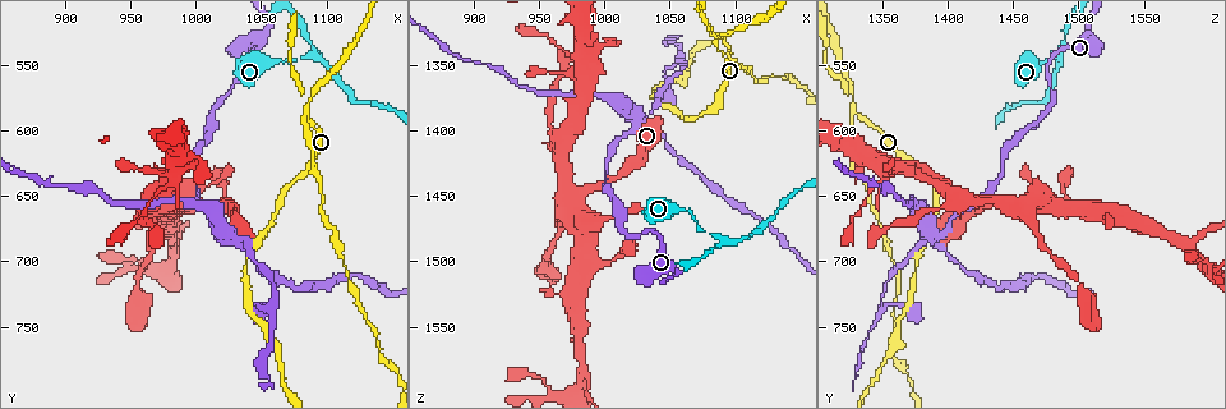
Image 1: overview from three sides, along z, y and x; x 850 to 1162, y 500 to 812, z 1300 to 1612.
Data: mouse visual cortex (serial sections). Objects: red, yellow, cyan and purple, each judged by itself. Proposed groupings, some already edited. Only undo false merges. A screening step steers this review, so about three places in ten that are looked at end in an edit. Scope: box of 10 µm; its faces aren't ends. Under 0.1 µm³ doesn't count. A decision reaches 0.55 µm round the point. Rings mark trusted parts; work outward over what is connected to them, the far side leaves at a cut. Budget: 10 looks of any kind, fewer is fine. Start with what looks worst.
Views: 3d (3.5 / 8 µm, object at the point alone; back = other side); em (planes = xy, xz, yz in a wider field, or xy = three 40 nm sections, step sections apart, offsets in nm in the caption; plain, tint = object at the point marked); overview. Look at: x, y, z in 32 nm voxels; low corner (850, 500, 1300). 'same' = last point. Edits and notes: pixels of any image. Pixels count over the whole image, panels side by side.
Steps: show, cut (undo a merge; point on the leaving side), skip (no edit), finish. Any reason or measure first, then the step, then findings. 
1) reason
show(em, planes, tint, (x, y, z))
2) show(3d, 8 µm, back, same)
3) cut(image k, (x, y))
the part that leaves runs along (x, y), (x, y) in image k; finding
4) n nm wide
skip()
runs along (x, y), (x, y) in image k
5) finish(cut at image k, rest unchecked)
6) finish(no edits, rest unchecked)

thin neck
show(3d, 3.5 µm, (1084, 586, 1330))

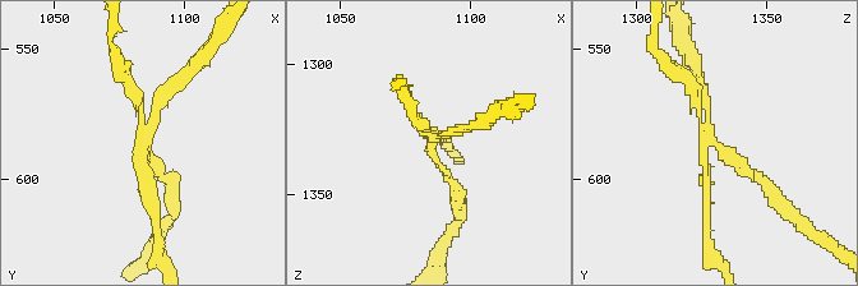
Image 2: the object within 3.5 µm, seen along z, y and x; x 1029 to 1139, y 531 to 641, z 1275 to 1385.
4 arms; arms of 100, 150, 150, 150 nm; shape alone is not enough
show(em, xy, step 1, tint, (1084, 586, 1328))

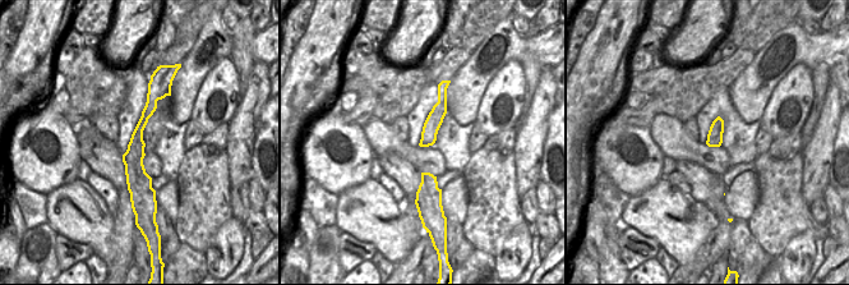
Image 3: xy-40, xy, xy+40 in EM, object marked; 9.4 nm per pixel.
150 nm wide
cut(image 2, (688, 87))
the part that leaves runs along (706, 147), (706, 241), (723, 264) in image 2; two cells meet here

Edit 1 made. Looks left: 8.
see it whole again
show(overview)

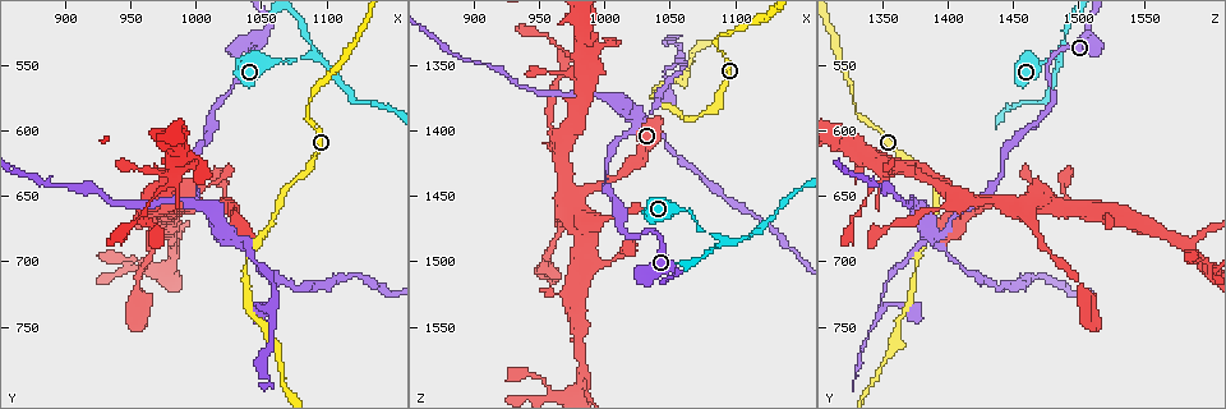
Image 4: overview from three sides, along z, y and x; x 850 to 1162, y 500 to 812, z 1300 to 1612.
abrupt turn
show(3d, 3.5 µm, (1024, 678, 1390))

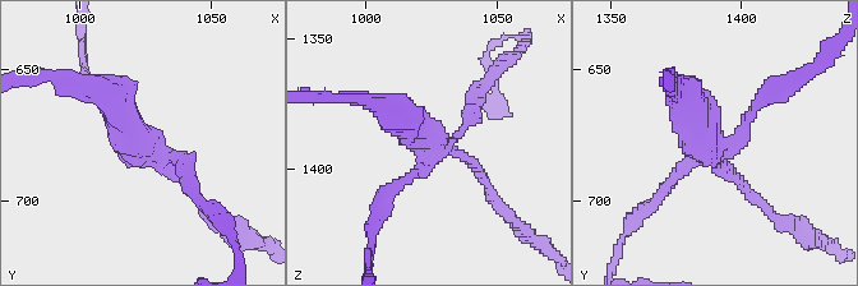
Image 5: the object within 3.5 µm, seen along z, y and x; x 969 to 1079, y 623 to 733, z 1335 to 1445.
show(em, xy, step 1, plain, (1025, 680, 1390))

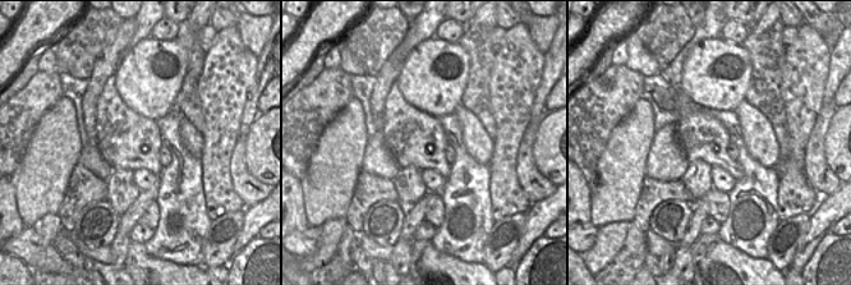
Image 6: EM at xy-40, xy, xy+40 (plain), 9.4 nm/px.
show(em, xy, step 1, tint, same)

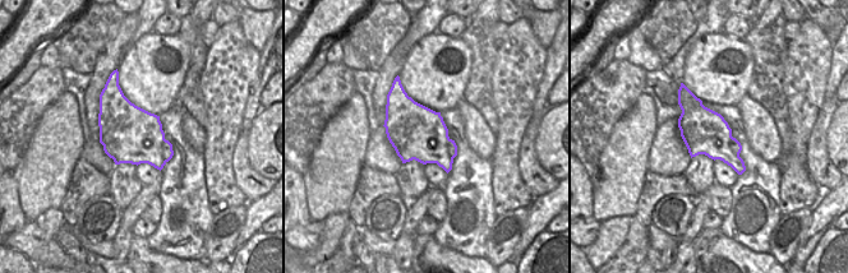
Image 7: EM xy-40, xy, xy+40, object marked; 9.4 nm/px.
500 nm wide
cut(image 5, (118, 138))
border along (164, 139), (162, 157), (166, 161) in image 7; a second cell is stuck on

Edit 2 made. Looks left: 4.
redraw
show(overview)

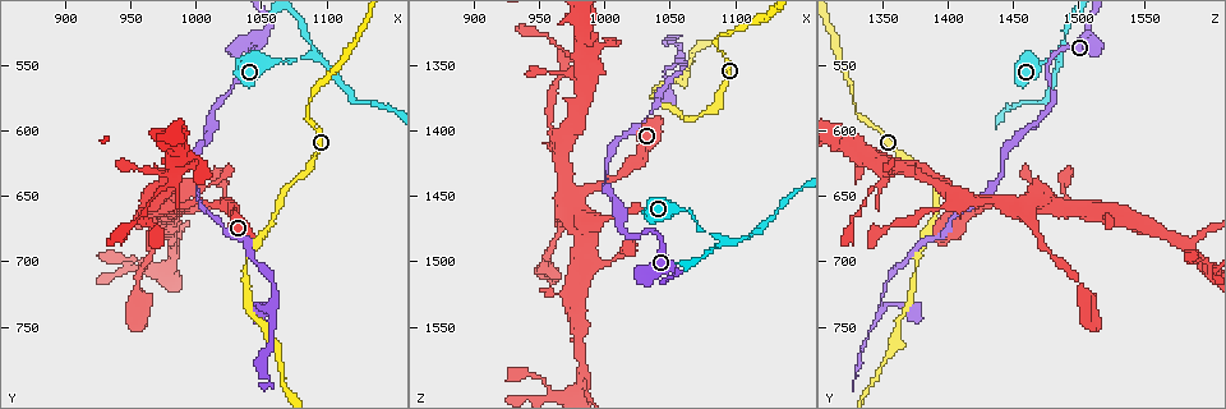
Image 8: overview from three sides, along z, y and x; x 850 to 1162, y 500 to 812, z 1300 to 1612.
abrupt turn
show(3d, 3.5 µm, (982, 656, 1448))

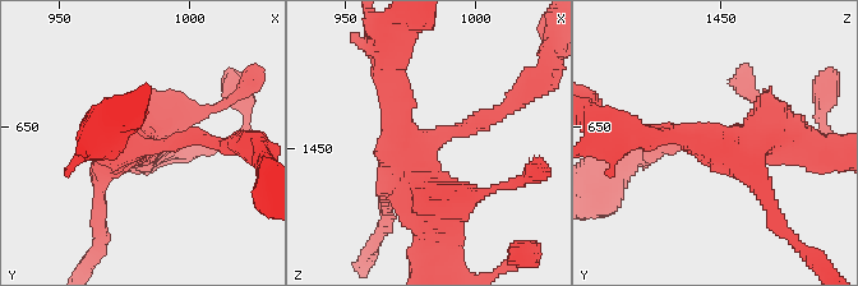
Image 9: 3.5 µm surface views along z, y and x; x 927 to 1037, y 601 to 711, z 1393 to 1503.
4 arms; arms of 200, 250, 250, 600 nm; need the tissue
show(em, xy, step 1, tint, (979, 657, 1450))

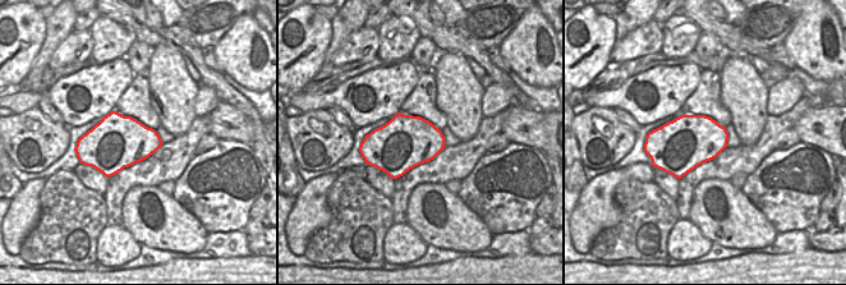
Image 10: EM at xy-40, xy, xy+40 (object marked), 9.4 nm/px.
skip()
runs along (497, 114), (415, 156), (430, 225) in image 9; one cell here

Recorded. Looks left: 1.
finish(cut at image 2, cut at image 5, rest unchecked)

